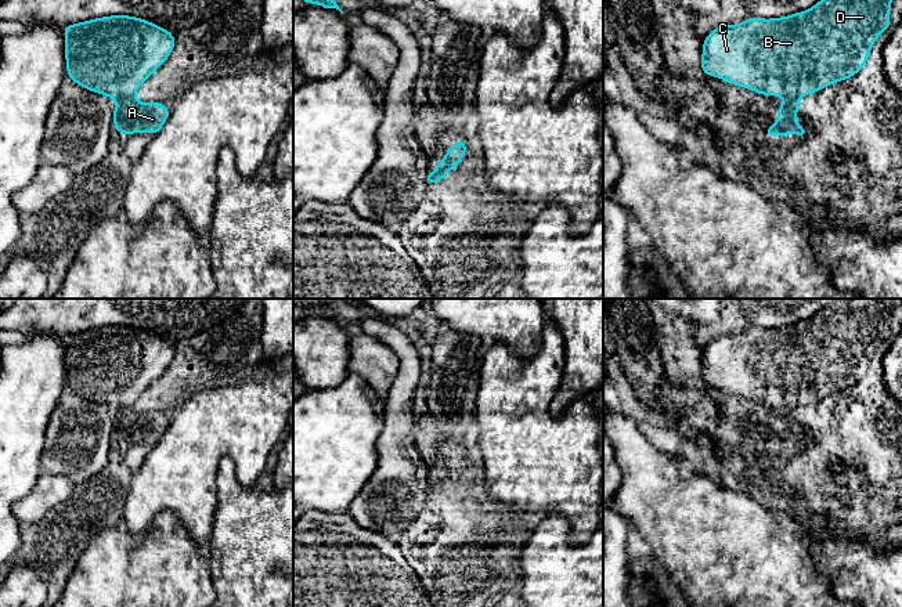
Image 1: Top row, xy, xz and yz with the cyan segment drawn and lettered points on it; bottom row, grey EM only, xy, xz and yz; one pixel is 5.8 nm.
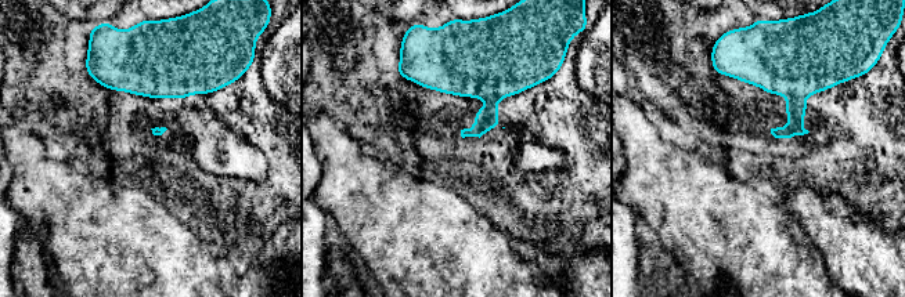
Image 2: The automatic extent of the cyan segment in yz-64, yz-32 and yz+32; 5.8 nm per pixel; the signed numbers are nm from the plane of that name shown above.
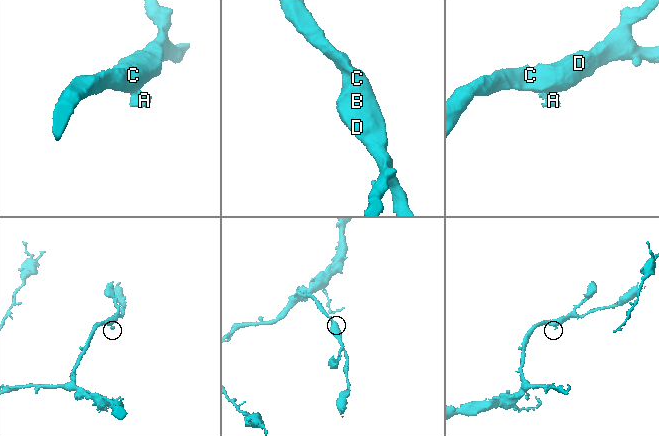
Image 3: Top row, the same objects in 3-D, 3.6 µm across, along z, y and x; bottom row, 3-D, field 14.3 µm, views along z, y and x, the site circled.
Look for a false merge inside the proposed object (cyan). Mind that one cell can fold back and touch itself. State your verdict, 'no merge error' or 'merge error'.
merge error

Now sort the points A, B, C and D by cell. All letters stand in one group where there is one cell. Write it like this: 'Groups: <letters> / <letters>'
Groups: A / B C D

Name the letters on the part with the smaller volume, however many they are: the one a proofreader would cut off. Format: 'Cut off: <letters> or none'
Cut off: A

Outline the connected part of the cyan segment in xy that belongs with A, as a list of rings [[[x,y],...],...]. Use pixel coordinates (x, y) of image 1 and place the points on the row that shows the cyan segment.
[[[136,97],[120,98],[113,108],[113,129],[120,134],[152,133],[154,137],[166,123],[172,108],[158,101],[147,104]]]

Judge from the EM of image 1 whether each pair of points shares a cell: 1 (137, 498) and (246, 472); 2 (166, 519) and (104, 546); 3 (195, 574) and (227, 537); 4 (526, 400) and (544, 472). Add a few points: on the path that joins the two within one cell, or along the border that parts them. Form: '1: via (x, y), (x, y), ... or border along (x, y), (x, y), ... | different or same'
1: via (166, 480), (201, 445), (226, 445) | same
2: via (158, 537), (139, 556), (122, 556) | same
3: border along (205, 548), (209, 556), (209, 571), (215, 591) | different
4: via (534, 418), (534, 454) | same

